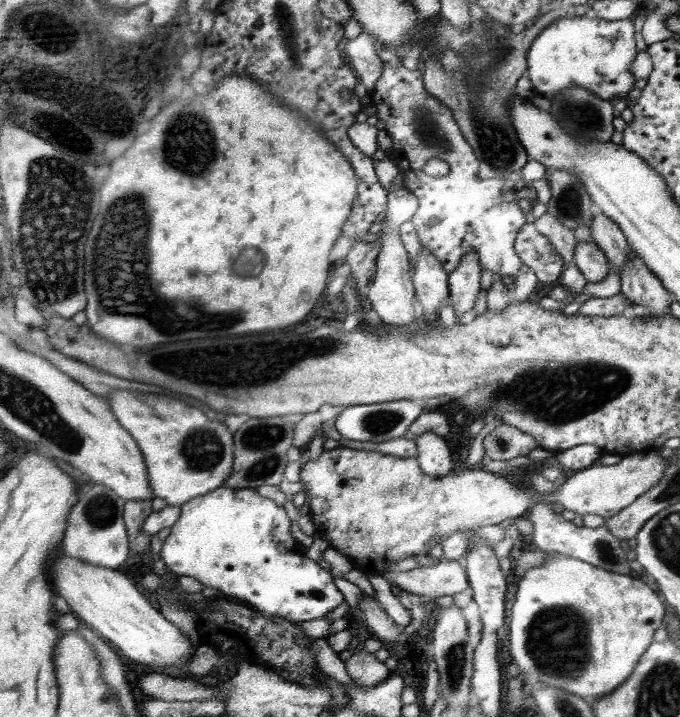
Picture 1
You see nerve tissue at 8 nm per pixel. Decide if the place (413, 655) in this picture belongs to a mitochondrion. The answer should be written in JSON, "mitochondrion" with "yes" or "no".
{"mitochondrion":"no"}

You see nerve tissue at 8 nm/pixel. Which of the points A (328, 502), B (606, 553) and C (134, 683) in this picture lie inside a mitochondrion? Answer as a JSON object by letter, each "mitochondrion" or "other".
{"A":"other","B":"mitochondrion","C":"other"}

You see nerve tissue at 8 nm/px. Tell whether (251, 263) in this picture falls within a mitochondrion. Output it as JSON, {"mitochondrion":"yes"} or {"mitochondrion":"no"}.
{"mitochondrion":"yes"}

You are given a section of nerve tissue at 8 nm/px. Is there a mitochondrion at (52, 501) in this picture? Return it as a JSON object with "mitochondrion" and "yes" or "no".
{"mitochondrion":"no"}

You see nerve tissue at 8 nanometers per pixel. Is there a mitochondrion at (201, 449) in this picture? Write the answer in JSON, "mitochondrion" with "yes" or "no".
{"mitochondrion":"yes"}

